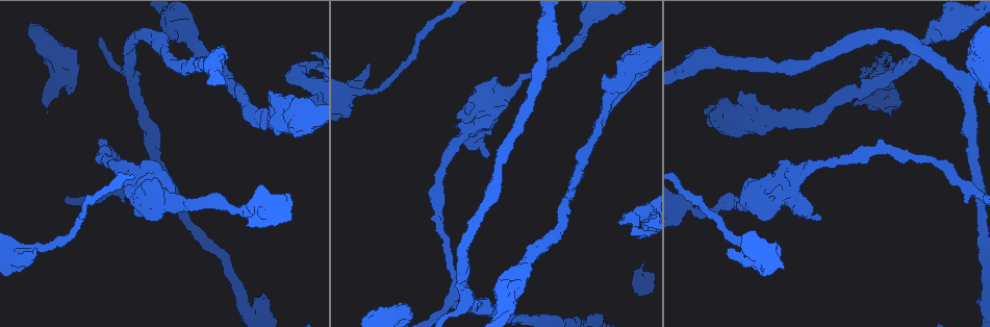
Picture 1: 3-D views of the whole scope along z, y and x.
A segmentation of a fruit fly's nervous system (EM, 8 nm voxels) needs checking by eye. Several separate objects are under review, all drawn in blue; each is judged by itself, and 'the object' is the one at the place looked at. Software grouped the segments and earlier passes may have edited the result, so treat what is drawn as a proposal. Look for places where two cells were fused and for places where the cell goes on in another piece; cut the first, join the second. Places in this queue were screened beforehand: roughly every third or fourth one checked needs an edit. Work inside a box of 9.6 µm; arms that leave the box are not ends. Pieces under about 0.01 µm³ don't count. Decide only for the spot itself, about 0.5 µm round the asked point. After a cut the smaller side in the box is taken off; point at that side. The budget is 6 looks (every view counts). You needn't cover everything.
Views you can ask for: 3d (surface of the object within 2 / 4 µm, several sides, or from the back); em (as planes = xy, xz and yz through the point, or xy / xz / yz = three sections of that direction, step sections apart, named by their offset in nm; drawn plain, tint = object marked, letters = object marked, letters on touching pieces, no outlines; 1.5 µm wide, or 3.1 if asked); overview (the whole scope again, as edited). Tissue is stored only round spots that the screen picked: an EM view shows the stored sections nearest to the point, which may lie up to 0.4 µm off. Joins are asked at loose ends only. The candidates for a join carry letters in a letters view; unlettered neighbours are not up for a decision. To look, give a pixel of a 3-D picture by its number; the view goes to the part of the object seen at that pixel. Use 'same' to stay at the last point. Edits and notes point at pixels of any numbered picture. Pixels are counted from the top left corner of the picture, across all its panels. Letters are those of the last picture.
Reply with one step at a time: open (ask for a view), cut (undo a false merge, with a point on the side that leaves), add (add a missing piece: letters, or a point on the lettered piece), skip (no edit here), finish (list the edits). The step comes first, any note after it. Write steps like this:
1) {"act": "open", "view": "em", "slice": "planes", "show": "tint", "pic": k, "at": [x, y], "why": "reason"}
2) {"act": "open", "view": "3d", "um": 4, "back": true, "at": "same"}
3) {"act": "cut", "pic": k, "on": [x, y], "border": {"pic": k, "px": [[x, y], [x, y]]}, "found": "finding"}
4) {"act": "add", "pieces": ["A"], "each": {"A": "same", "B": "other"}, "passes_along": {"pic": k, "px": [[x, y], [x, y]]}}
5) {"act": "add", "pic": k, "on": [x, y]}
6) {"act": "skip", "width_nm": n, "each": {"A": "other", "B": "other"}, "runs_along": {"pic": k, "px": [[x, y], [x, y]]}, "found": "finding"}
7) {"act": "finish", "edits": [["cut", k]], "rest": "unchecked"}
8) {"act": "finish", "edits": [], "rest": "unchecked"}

{"act": "open", "view": "em", "slice": "yz", "step": 4, "show": "tint", "pic": 1, "at": [969, 49], "why": "free end"}

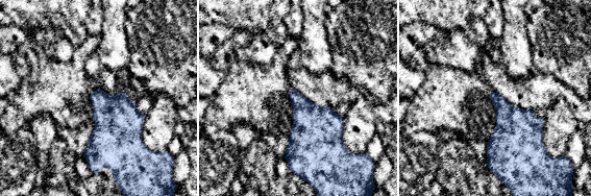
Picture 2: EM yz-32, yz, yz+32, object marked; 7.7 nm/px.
{"act": "open", "view": "em", "slice": "planes", "show": "letters", "at": "same"}

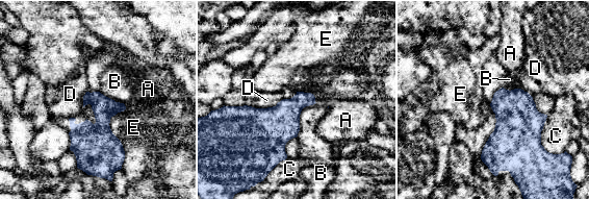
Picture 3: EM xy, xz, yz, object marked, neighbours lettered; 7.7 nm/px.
{"act": "skip", "each": {"A": "other", "B": "other", "C": "other", "D": "other", "E": "other"}, "border": {"pic": 3, "px": [[315, 98], [302, 109], [296, 137]]}, "found": "no lettered piece goes on from it"}

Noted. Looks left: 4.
{"act": "open", "view": "em", "slice": "planes", "show": "tint", "pic": 1, "at": [498, 115], "why": "an open end"}

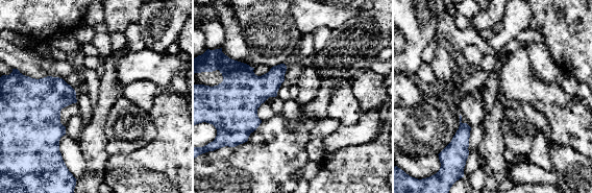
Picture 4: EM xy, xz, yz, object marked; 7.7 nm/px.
{"act": "open", "view": "em", "slice": "planes", "show": "letters", "at": "same"}

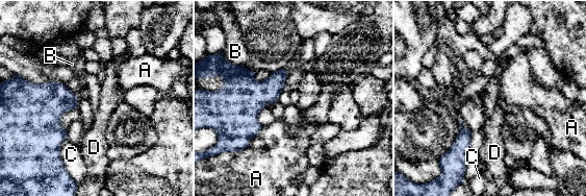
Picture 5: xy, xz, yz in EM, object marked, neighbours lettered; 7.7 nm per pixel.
{"act": "skip", "each": {"A": "other", "B": "other", "C": "other", "D": "other"}, "border": {"pic": 5, "px": [[222, 53], [230, 63], [249, 70]]}, "found": "no lettered piece goes on from it"}

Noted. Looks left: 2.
{"act": "open", "view": "em", "slice": "planes", "show": "letters", "pic": 1, "at": [605, 106], "why": "thick end"}

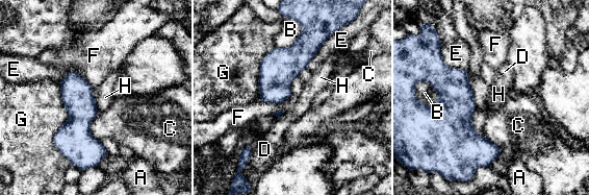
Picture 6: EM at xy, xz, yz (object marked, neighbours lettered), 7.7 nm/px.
{"act": "skip", "width_nm": 240, "each": {"A": "other", "B": "other", "C": "other", "D": "other", "E": "other", "F": "other", "G": "other", "H": "other"}, "border": {"pic": 6, "px": [[58, 82], [54, 146], [71, 164]]}, "found": "no lettered piece goes on from it"}

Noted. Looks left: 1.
{"act": "finish", "edits": [], "rest": "unchecked"}

